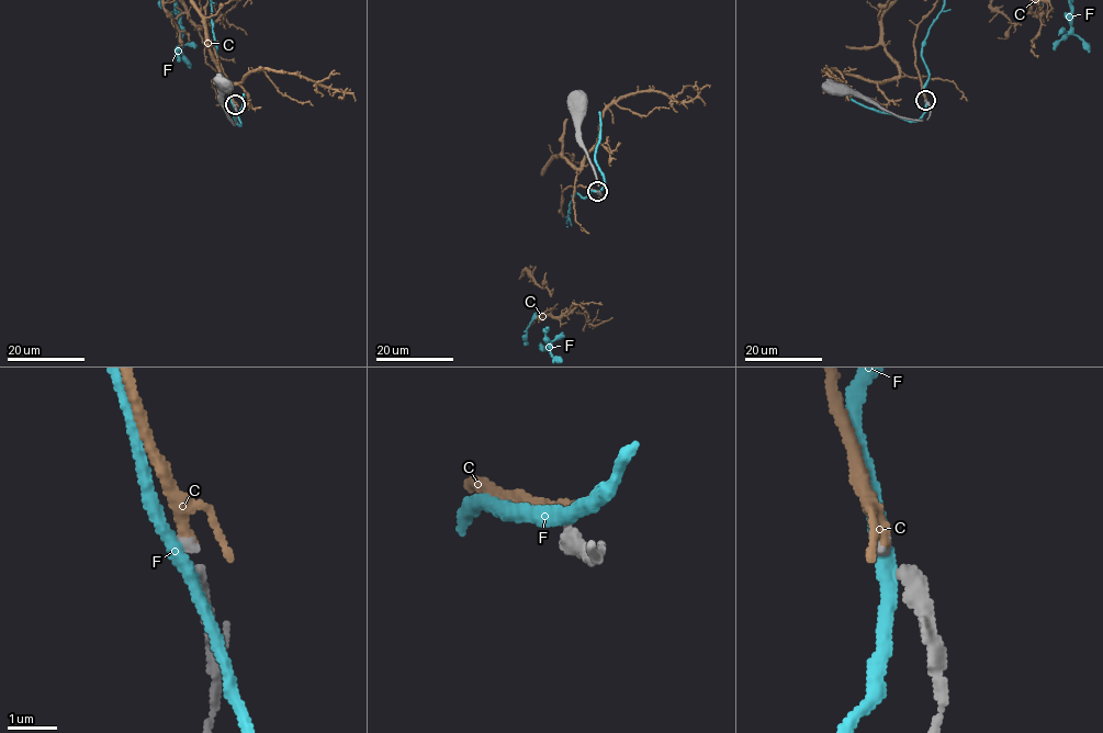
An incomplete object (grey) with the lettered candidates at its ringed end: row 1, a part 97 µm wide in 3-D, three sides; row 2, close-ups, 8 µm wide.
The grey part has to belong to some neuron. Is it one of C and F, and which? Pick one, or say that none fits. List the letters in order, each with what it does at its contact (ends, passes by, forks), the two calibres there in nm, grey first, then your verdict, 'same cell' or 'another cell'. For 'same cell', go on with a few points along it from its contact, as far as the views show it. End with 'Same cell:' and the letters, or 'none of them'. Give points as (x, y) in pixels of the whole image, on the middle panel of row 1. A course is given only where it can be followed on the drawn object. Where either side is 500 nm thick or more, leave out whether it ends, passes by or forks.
C: it passes by | 180/220 nm | same cell
F: it passes by | 180/320 nm | another cell
Same cell: C

